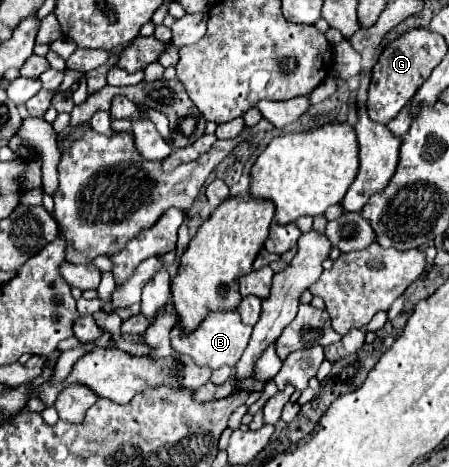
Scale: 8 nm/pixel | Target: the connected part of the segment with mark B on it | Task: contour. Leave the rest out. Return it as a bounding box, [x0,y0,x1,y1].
[172,312,252,370]

